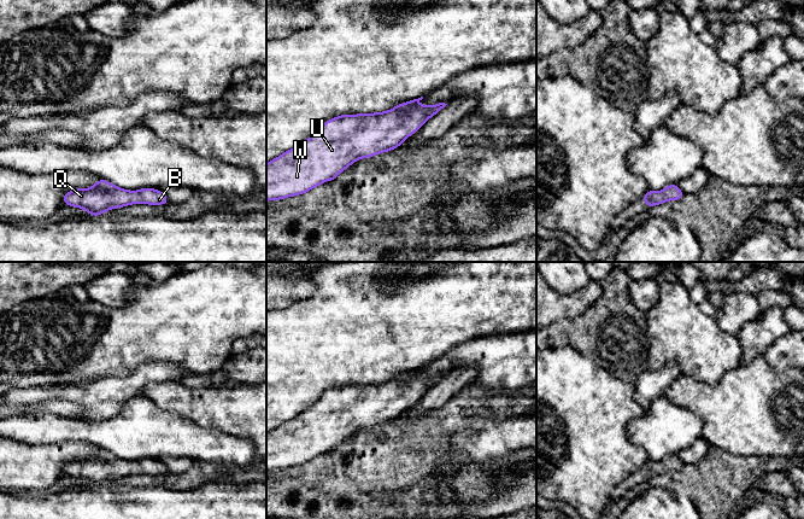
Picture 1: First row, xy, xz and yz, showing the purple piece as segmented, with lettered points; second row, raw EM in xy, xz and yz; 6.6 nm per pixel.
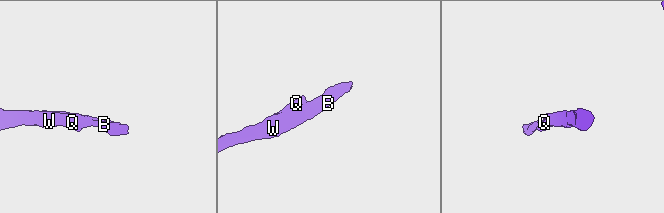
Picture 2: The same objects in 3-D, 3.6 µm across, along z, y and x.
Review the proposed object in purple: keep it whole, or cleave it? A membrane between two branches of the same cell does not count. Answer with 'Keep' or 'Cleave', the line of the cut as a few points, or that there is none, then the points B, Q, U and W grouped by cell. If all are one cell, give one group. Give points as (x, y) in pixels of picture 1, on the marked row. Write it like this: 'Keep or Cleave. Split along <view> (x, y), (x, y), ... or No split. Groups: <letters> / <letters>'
Keep. No split. Groups: B Q U W

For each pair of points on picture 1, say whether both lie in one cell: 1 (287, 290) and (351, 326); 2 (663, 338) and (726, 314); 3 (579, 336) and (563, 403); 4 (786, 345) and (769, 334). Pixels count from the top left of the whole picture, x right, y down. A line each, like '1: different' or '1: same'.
1: different
2: different
3: different
4: different

